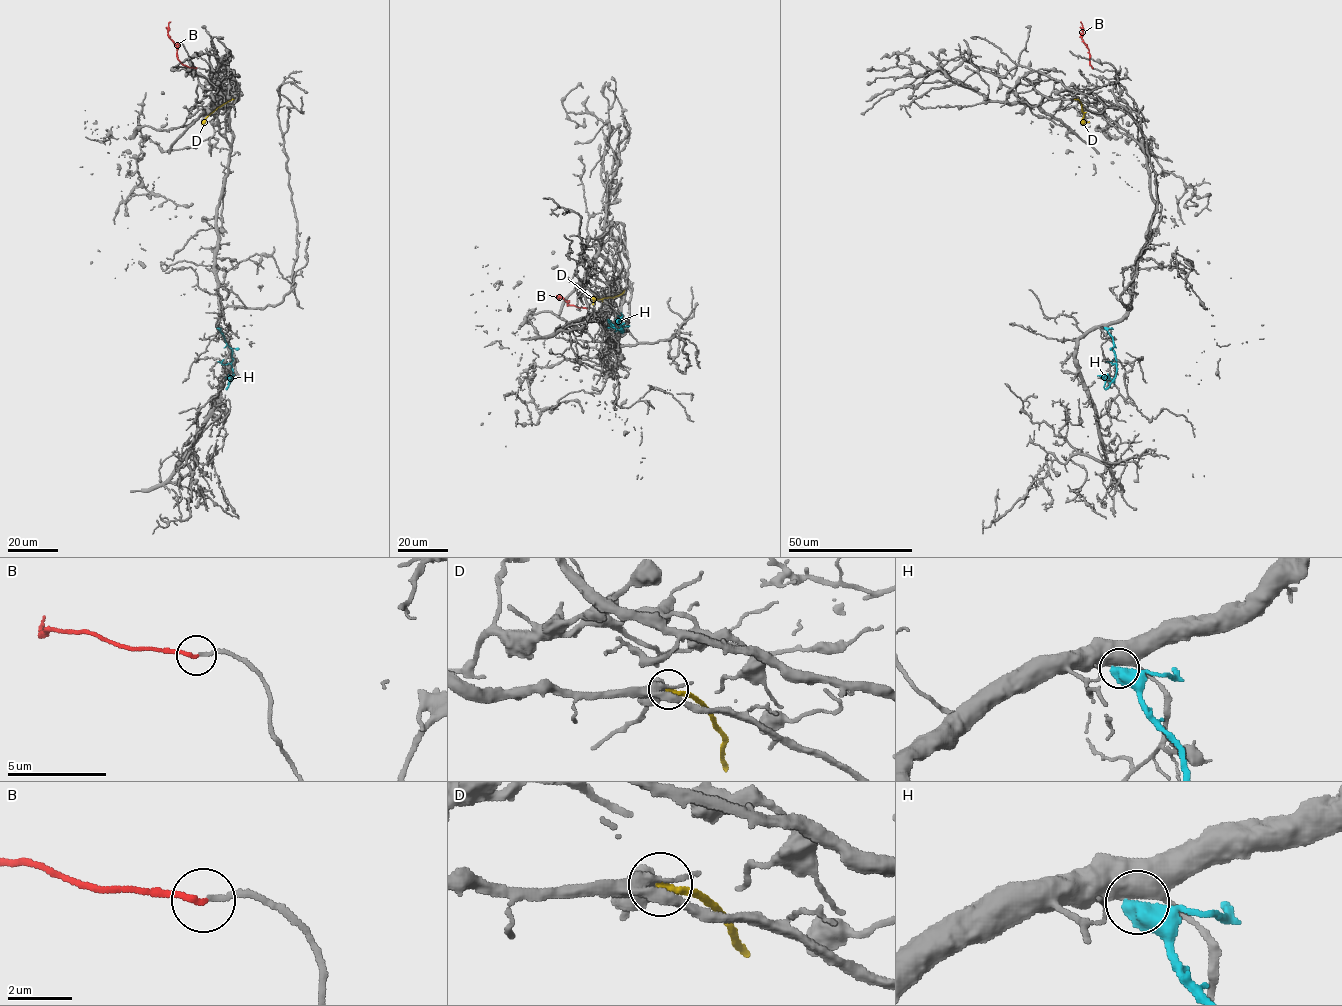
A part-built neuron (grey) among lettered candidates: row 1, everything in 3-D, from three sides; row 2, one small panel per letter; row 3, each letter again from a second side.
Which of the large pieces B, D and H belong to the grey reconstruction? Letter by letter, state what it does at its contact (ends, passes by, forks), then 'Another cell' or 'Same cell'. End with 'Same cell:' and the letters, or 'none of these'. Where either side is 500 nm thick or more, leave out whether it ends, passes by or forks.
B: It ends there. Same cell
D: It ends there. Another cell
H: Another cell
Same cell: B

